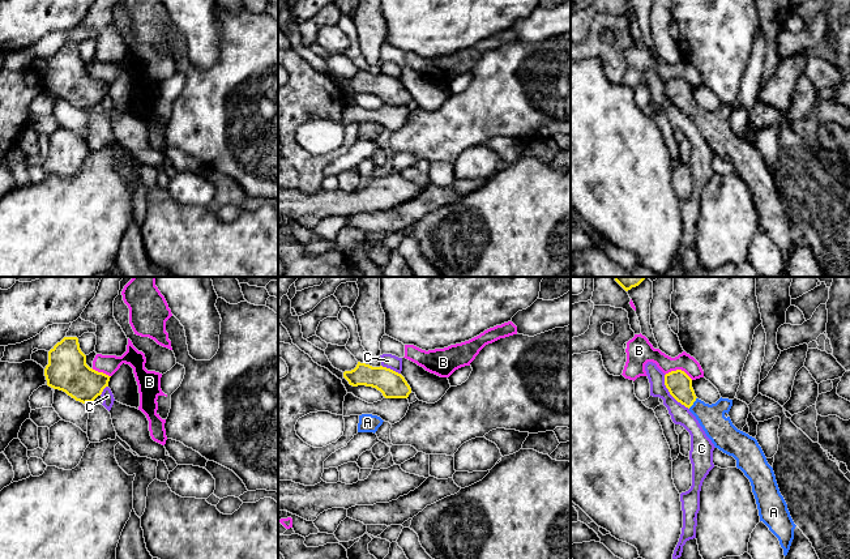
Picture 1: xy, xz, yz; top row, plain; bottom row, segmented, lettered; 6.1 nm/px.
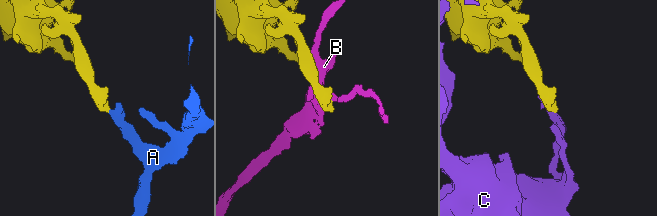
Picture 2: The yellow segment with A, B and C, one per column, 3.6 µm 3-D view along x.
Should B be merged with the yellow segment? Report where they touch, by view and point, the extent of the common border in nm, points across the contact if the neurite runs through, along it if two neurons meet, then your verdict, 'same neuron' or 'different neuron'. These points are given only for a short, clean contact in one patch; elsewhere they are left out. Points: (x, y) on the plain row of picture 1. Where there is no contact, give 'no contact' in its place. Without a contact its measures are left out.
meets yellow in yz at (679, 77); contact 180 nm long; border along yz (665, 81), (673, 77), (683, 77), (692, 86); different neuron

